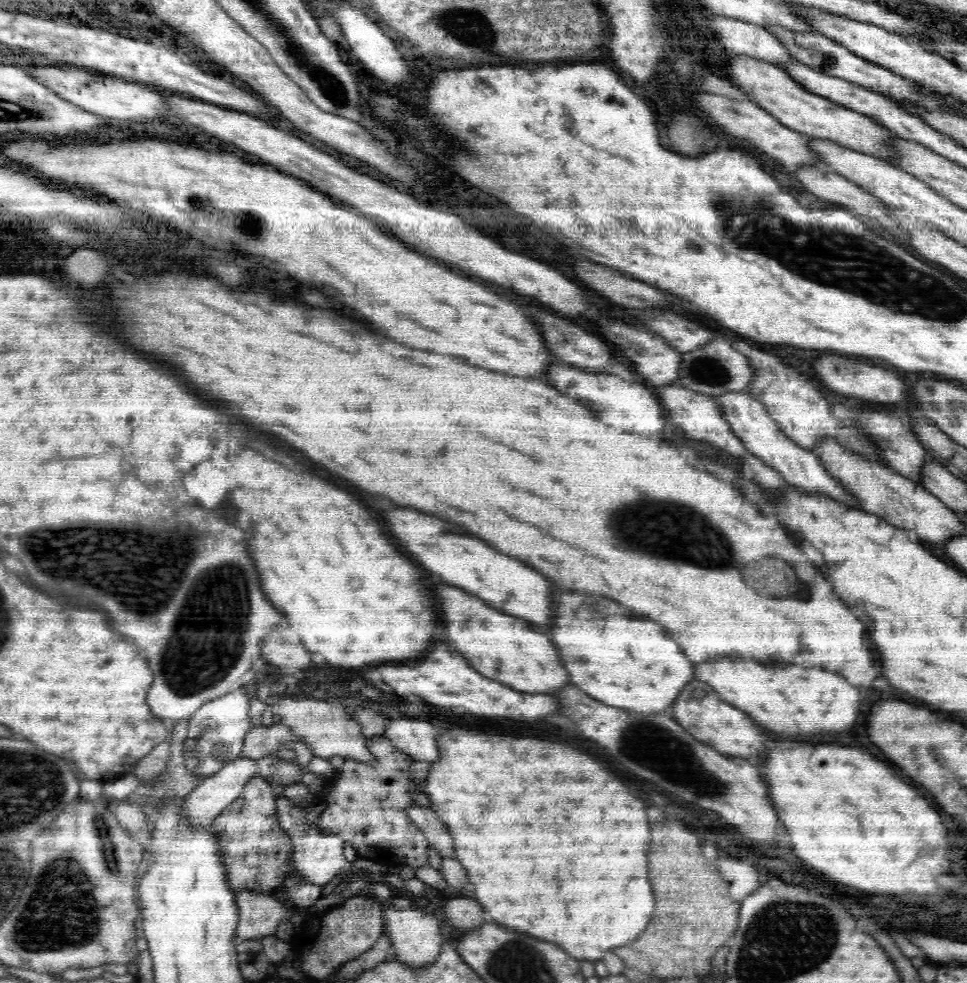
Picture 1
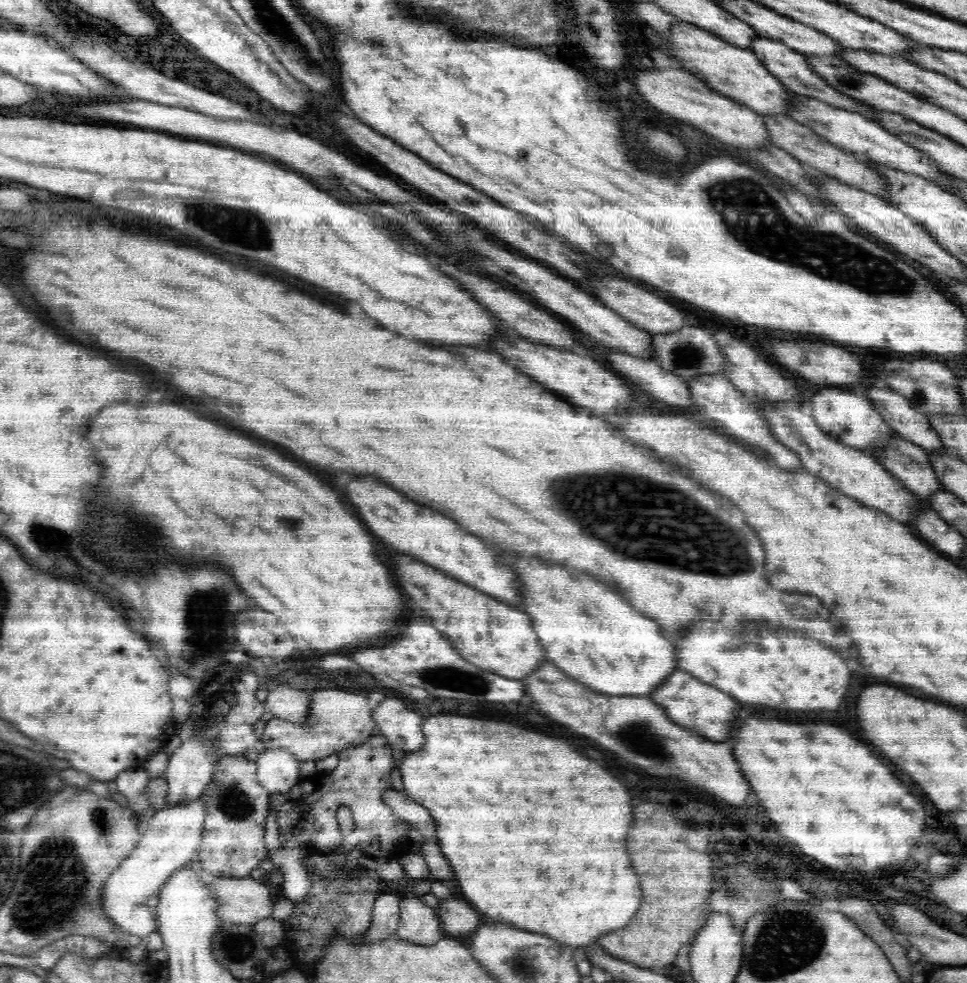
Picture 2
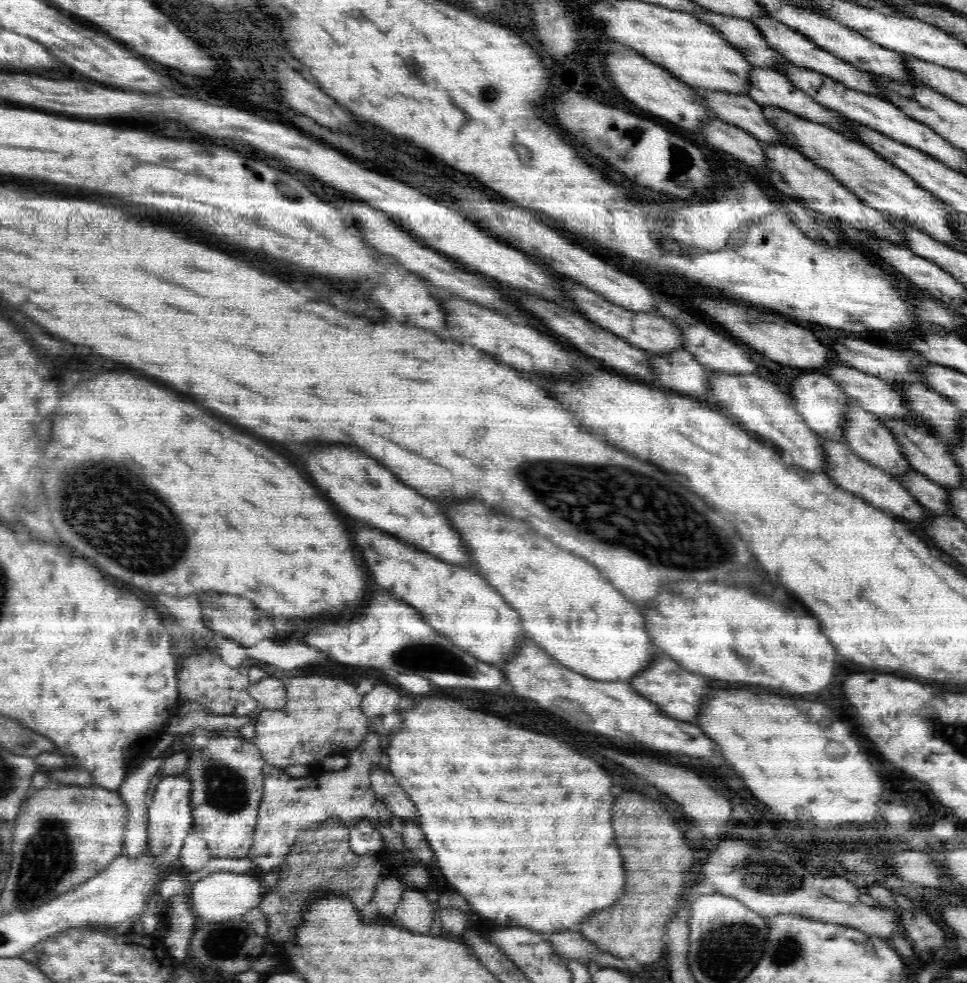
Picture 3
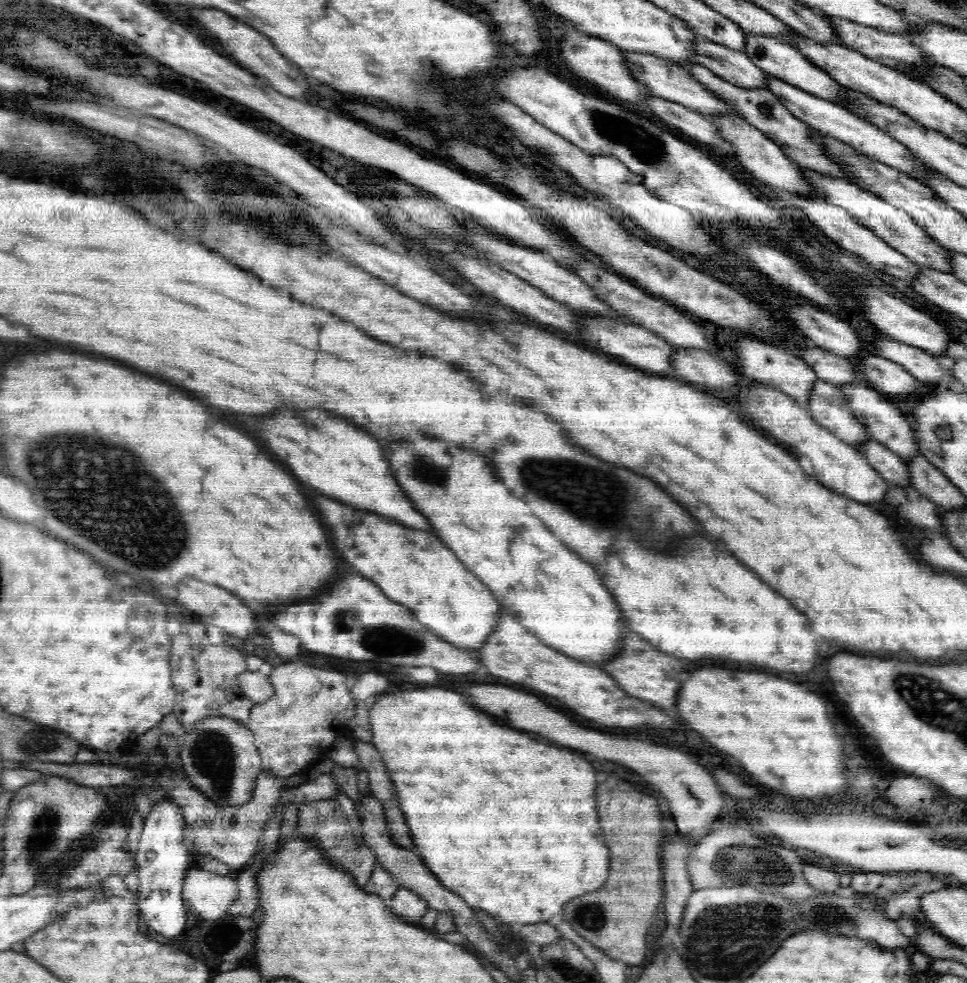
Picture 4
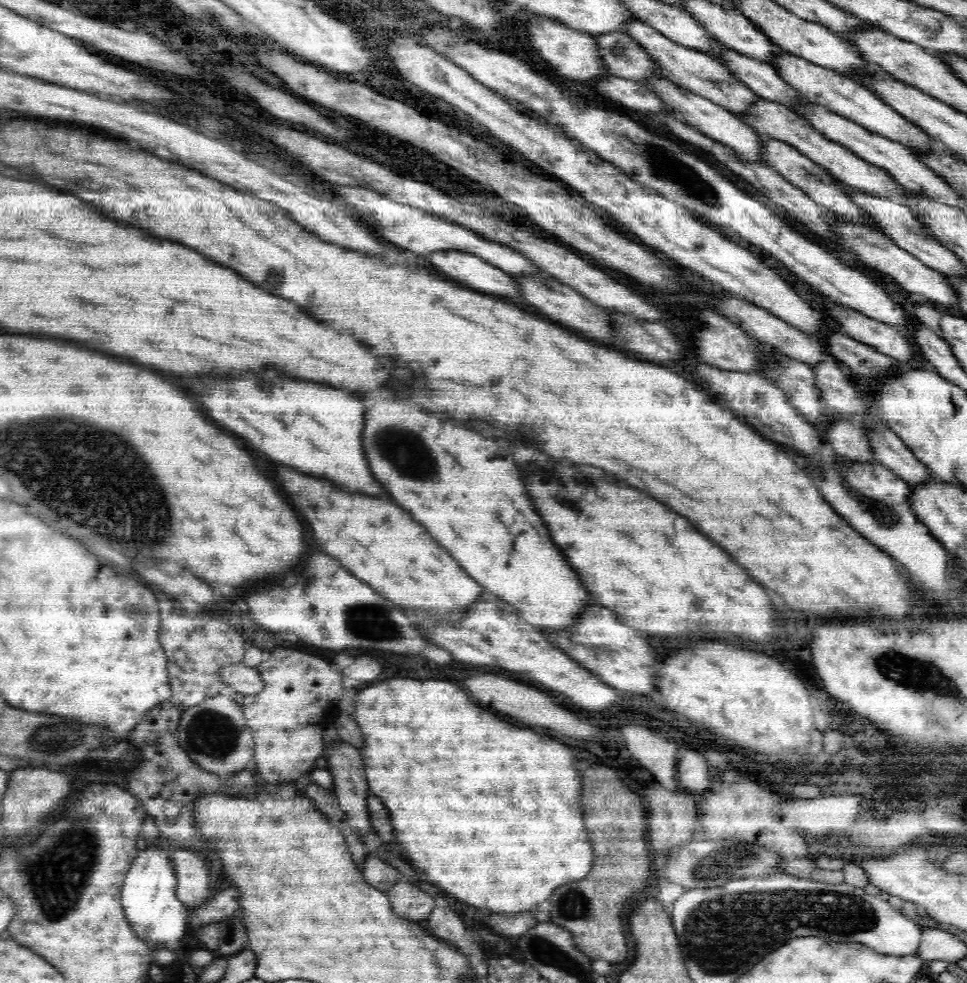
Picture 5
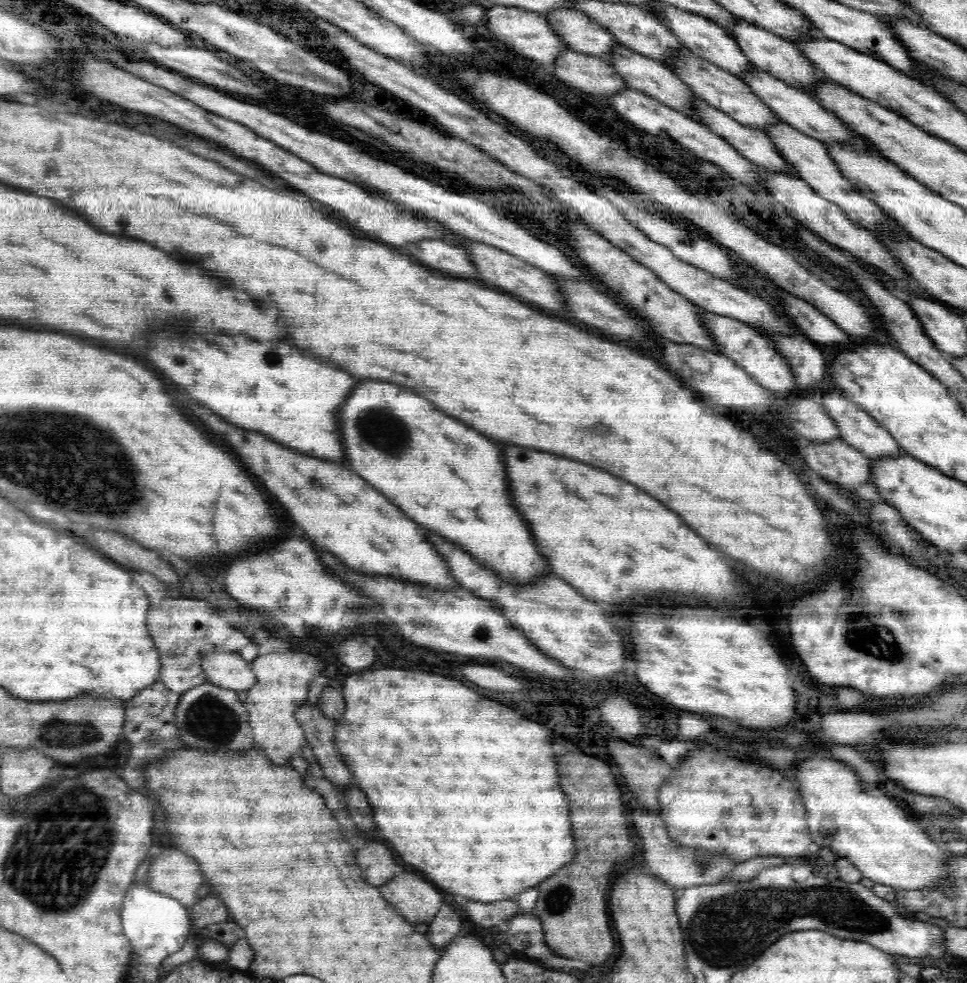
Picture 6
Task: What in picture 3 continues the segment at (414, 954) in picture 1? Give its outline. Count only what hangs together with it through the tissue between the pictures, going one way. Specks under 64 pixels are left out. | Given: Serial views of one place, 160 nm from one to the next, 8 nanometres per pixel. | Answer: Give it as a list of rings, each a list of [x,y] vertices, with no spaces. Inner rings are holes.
[[[406,887],[392,922],[410,932],[429,934],[434,916],[435,912],[425,892]]]

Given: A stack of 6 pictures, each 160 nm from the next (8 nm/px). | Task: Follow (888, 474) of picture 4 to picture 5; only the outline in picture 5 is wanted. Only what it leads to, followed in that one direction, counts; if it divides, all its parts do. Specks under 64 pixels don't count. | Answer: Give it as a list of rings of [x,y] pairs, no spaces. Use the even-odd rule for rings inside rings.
[[[830,420],[828,426],[829,429],[822,436],[836,455],[852,462],[877,462],[869,437],[856,422]]]

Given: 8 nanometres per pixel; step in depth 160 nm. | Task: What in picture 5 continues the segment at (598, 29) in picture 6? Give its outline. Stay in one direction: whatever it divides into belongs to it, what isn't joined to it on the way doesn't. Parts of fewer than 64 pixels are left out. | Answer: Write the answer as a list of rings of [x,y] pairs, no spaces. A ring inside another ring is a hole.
[[[622,32],[594,35],[604,67],[609,74],[645,82],[650,76],[663,76],[660,67],[652,62],[652,58],[644,47],[641,47],[630,35]]]

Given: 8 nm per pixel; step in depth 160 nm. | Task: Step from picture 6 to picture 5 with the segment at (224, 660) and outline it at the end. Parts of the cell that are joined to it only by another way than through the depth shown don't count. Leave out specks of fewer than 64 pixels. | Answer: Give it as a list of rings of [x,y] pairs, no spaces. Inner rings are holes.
[[[244,663],[228,664],[219,671],[222,681],[231,686],[233,693],[252,695],[262,692],[264,681],[260,672]]]

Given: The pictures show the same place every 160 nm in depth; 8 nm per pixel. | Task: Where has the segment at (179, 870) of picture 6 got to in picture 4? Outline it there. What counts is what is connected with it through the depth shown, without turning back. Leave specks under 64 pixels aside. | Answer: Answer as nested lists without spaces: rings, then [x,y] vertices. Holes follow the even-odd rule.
[[[200,864],[198,867],[188,869],[183,885],[183,899],[186,903],[188,902],[188,906],[194,912],[198,912],[204,920],[216,920],[228,913],[228,908],[238,900],[238,894],[240,894],[236,879],[204,871]]]

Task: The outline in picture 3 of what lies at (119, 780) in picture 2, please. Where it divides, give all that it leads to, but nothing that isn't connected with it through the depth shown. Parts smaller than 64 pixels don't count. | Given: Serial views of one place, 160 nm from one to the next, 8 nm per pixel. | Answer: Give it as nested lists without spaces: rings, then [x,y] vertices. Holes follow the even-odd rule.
[[[164,758],[146,759],[130,770],[117,792],[127,805],[128,824],[122,855],[132,859],[140,856],[148,841],[148,808],[151,800],[150,779],[164,764]]]

